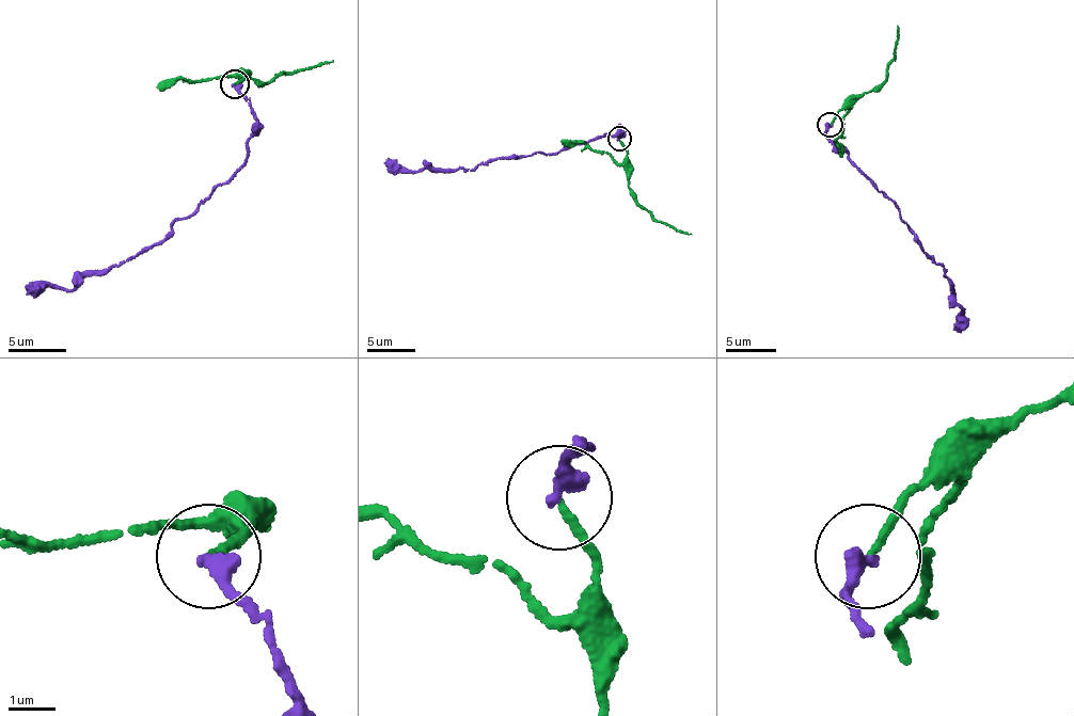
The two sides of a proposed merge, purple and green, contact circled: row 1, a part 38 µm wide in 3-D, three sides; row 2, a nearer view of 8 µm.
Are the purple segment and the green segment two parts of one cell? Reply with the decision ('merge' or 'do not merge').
merge

